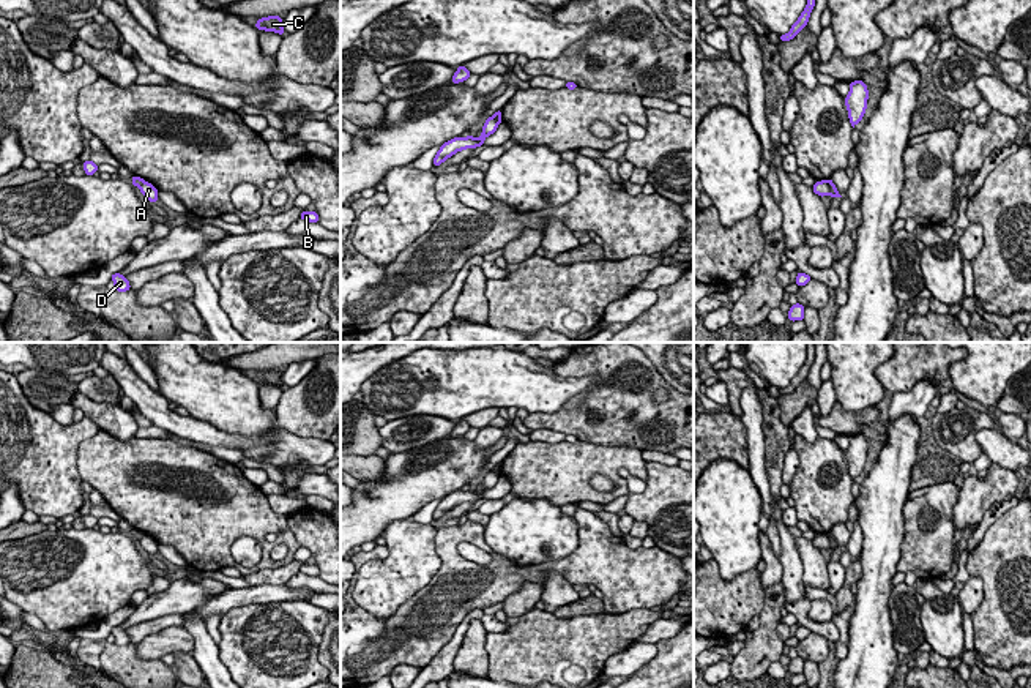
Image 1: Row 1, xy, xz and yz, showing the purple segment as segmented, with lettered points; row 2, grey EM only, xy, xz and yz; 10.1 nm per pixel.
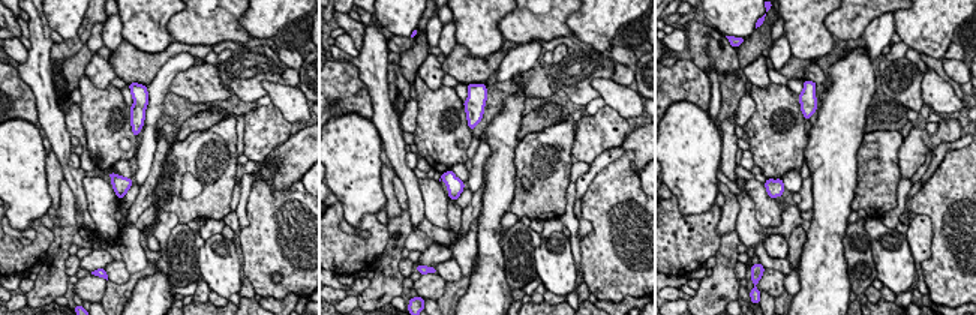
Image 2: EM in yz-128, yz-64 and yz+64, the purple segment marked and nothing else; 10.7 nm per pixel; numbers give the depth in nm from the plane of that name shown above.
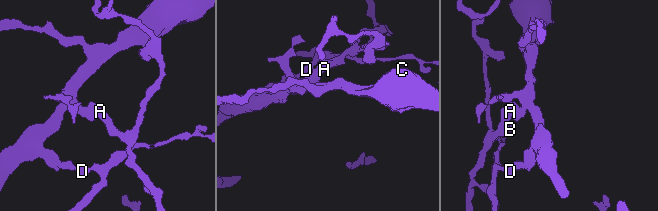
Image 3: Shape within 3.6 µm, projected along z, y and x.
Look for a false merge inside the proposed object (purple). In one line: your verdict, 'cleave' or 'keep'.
cleave

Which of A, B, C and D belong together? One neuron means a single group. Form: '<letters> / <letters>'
A / B C D

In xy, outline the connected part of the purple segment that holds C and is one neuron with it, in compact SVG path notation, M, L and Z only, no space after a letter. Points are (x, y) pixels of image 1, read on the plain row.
M270 369L270 371L257 372L255 382L285 388L284 382L282 382L282 376L284 376L284 372L281 372L279 369Z

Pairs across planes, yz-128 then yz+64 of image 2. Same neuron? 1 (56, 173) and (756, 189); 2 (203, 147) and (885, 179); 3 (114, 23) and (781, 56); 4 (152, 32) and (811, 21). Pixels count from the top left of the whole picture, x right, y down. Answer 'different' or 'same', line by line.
1: different
2: same
3: same
4: same

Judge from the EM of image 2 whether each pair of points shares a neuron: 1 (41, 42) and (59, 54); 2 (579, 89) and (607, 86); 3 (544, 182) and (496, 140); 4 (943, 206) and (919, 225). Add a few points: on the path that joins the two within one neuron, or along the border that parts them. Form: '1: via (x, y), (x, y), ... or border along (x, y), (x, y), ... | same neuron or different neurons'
1: border along (54, 42), (51, 47), (53, 84) | different neurons
2: border along (610, 78), (592, 80), (591, 86), (600, 96) | different neurons
3: border along (520, 140), (514, 150), (513, 191) | different neurons
4: border along (918, 213), (924, 213), (930, 219), (930, 254) | different neurons

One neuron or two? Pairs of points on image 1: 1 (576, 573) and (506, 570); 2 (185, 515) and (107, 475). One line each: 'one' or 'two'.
1: one
2: one

